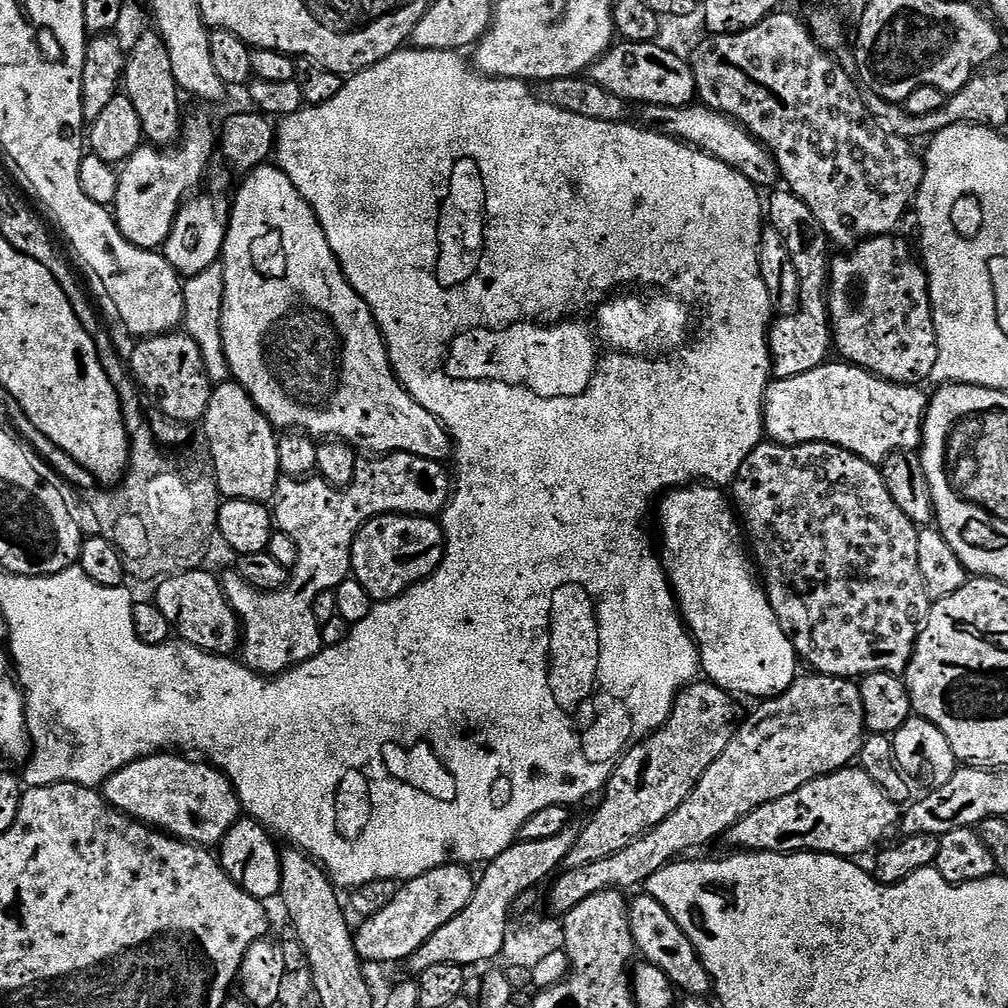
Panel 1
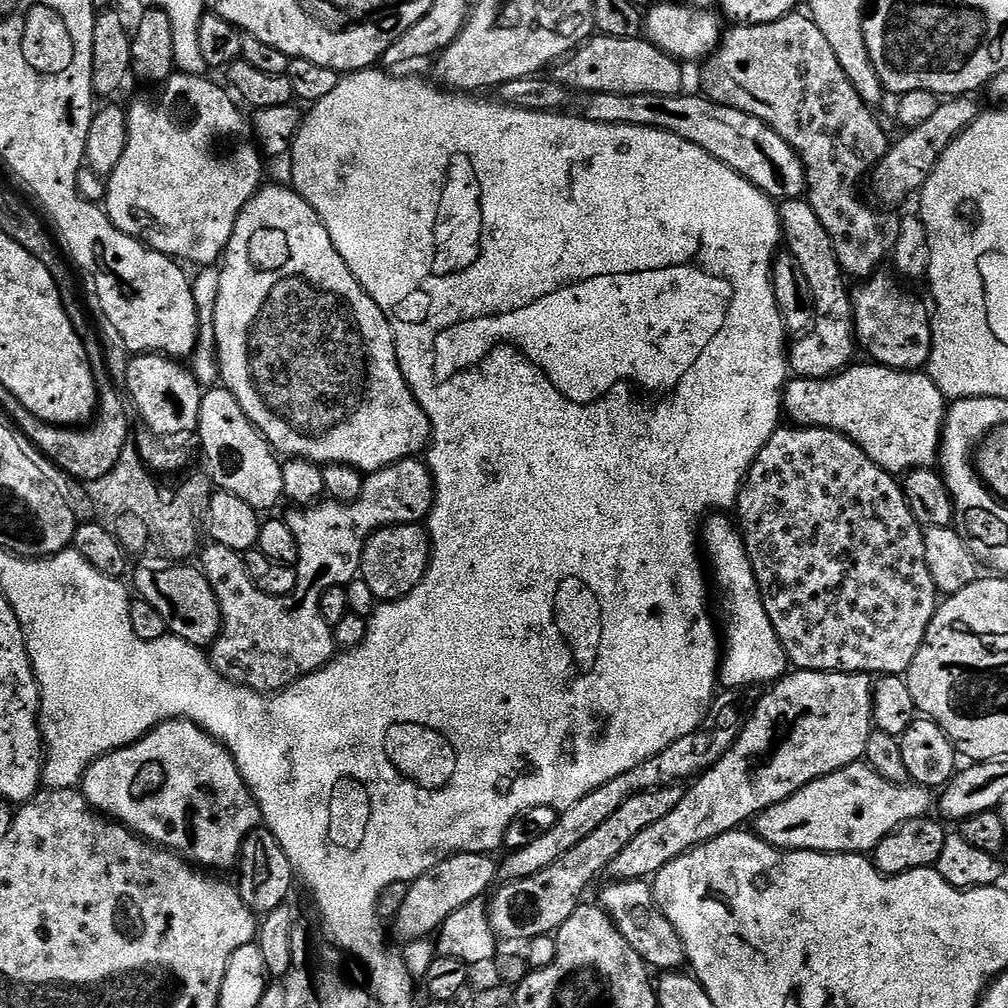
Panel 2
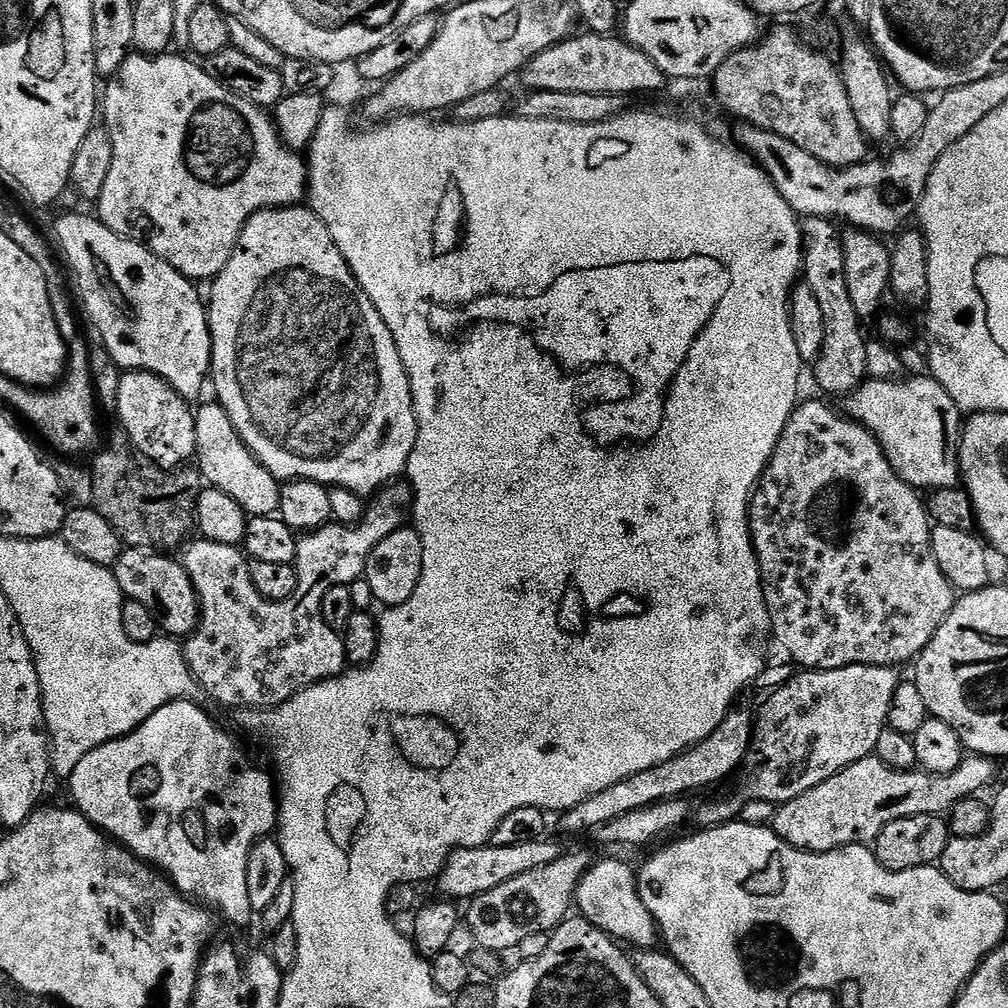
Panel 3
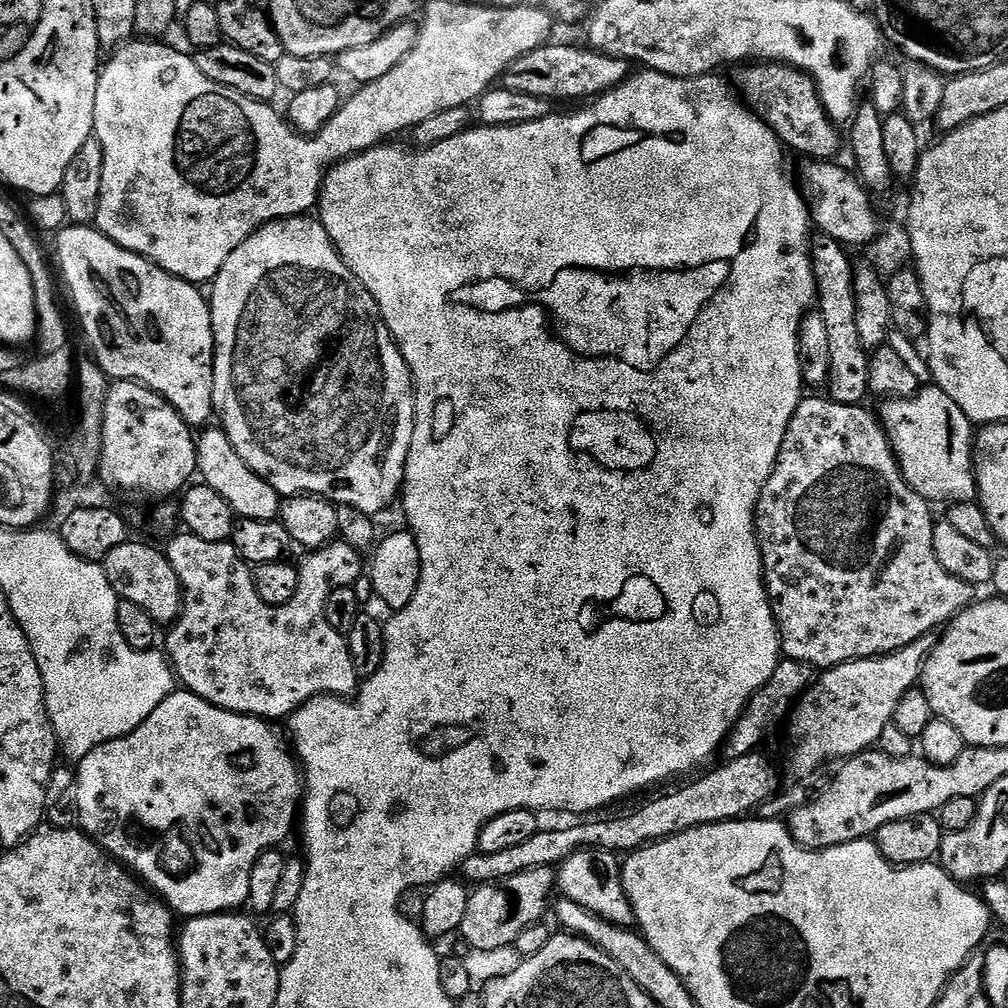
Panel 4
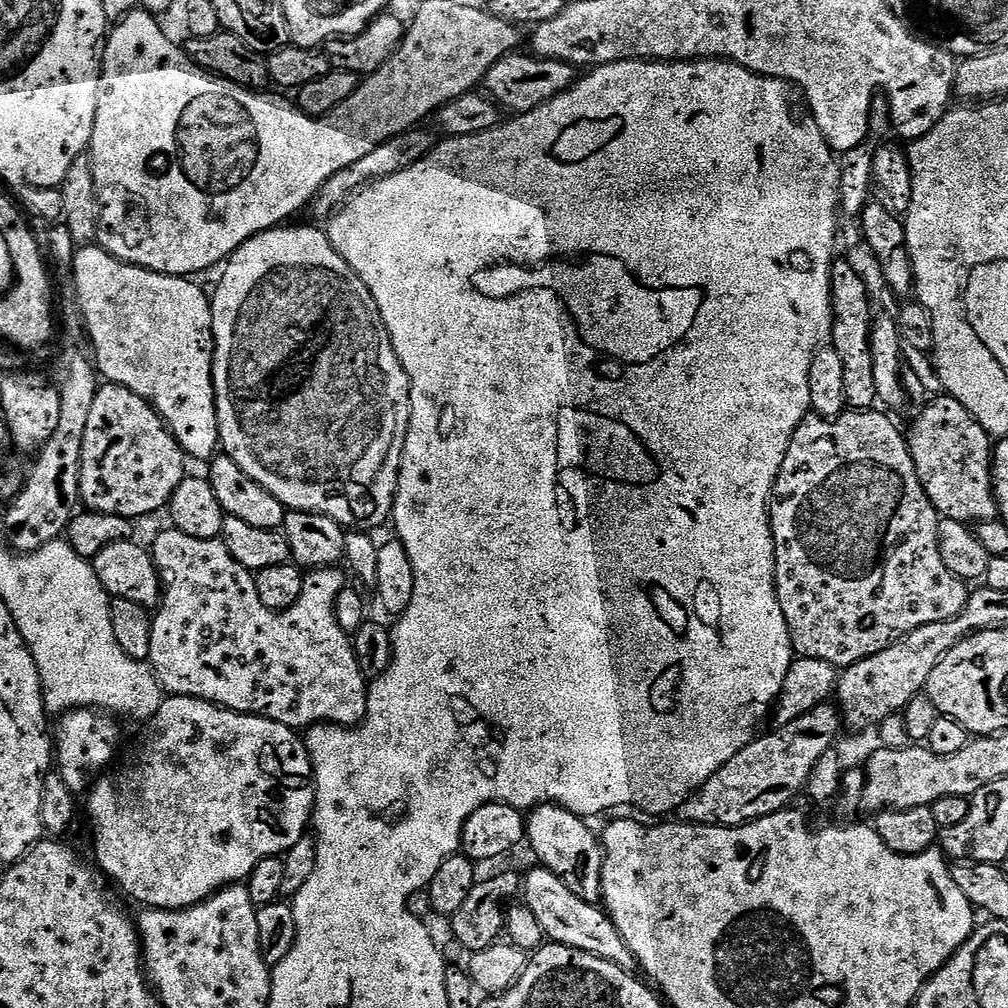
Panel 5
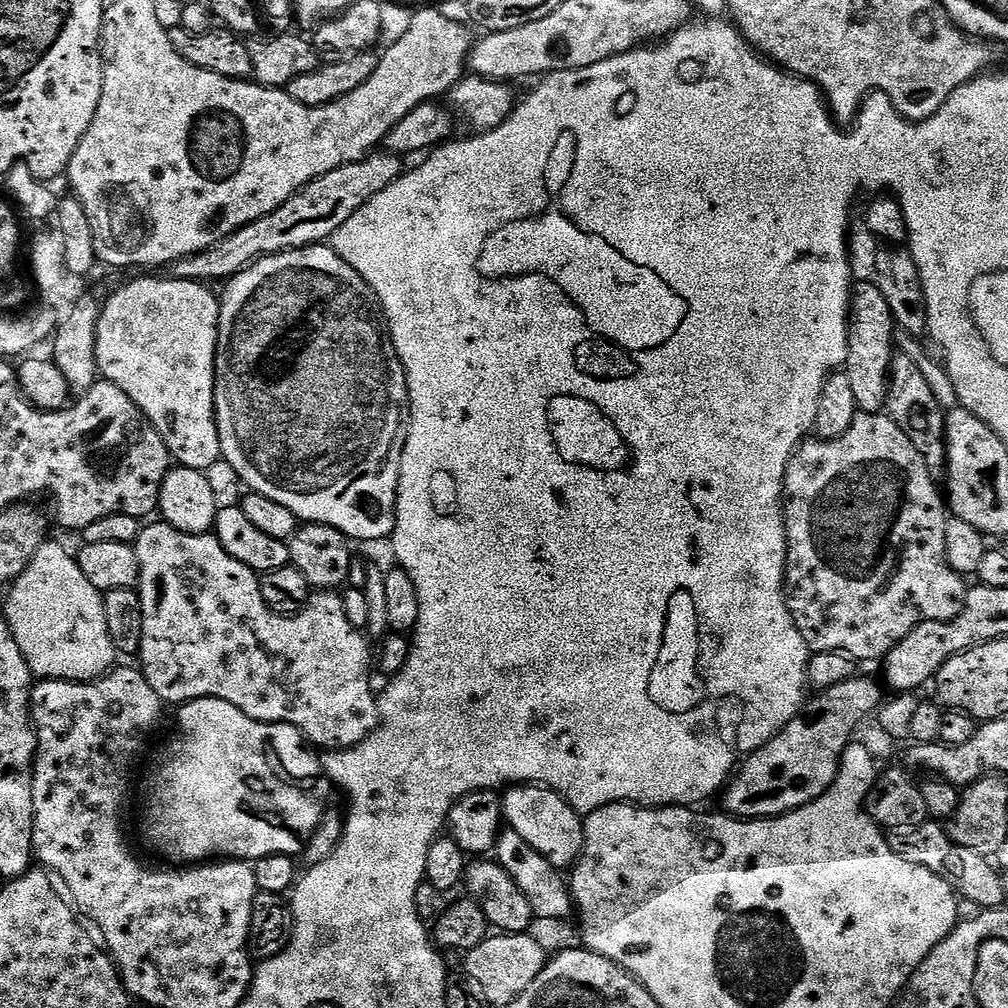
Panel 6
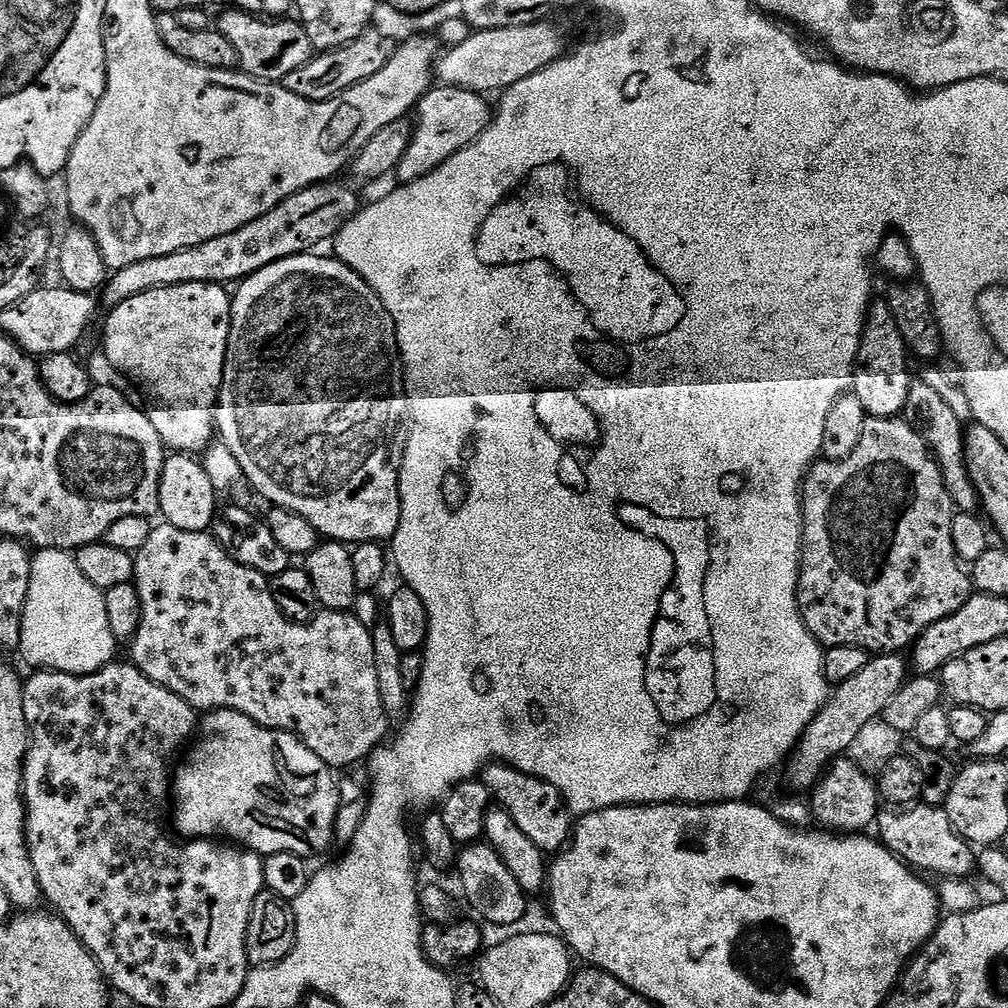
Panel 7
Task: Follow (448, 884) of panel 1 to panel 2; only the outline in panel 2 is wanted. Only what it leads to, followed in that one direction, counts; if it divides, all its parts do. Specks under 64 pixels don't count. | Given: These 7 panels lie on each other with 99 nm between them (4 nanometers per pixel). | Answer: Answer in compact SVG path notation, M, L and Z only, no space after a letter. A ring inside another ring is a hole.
M463 852L446 858L434 866L434 870L426 870L426 874L411 881L406 902L402 902L402 910L394 921L394 927L400 931L401 941L422 940L439 933L440 927L446 918L450 918L450 914L454 914L454 910L462 910L466 902L481 899L485 895L483 892L487 893L498 880L498 864L492 859L491 855L483 852Z

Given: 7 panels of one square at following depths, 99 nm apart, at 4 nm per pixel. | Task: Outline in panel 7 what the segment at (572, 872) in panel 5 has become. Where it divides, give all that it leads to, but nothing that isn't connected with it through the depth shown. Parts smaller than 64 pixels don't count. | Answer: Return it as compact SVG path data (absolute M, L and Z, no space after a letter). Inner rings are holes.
M499 762L487 765L483 769L482 779L484 785L492 791L499 807L508 811L518 828L530 837L530 841L534 842L534 846L538 846L541 852L556 854L569 843L574 831L574 816L553 784Z

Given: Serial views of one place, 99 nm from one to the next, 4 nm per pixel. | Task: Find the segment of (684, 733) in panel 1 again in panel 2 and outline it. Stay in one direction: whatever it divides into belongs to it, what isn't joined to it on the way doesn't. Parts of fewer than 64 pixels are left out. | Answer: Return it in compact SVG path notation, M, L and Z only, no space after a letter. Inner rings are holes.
M680 786L658 788L655 792L637 792L635 796L622 802L622 806L618 806L618 810L614 810L614 814L610 814L610 818L606 818L606 822L602 822L602 826L598 826L598 830L594 830L590 838L582 838L582 842L578 842L574 850L566 850L566 854L562 854L558 862L546 866L546 870L530 878L501 883L491 893L492 900L487 901L490 926L496 931L497 937L501 941L527 942L556 933L562 922L566 922L566 918L570 918L570 914L574 914L574 910L580 907L585 899L584 891L599 878L600 872L601 876L607 873L610 862L618 858L618 854L626 847L626 842L642 834L646 826L654 826L658 818L666 818L666 814L670 814L670 810L678 806L684 793L685 789Z

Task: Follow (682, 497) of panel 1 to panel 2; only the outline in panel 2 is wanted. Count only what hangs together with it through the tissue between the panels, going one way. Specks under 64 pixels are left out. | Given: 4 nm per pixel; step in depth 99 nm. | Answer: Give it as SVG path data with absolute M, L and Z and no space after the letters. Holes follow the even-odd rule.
M712 514L703 521L702 552L710 569L715 595L716 592L720 595L720 608L724 611L722 636L726 647L722 652L719 683L728 690L752 688L755 684L771 685L789 671L788 655L784 653L782 642L774 630L774 622L770 622L770 614L766 614L744 537L731 515Z

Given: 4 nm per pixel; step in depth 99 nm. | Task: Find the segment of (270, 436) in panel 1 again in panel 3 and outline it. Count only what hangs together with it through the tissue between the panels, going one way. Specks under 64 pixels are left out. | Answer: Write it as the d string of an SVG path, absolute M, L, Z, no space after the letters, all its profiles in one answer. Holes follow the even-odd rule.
M219 402L201 403L195 409L196 417L196 454L200 460L198 471L211 487L222 490L242 506L249 517L275 516L280 510L281 481L271 476L262 465L256 461L256 455L242 442L236 433L236 428L230 422L226 410Z

